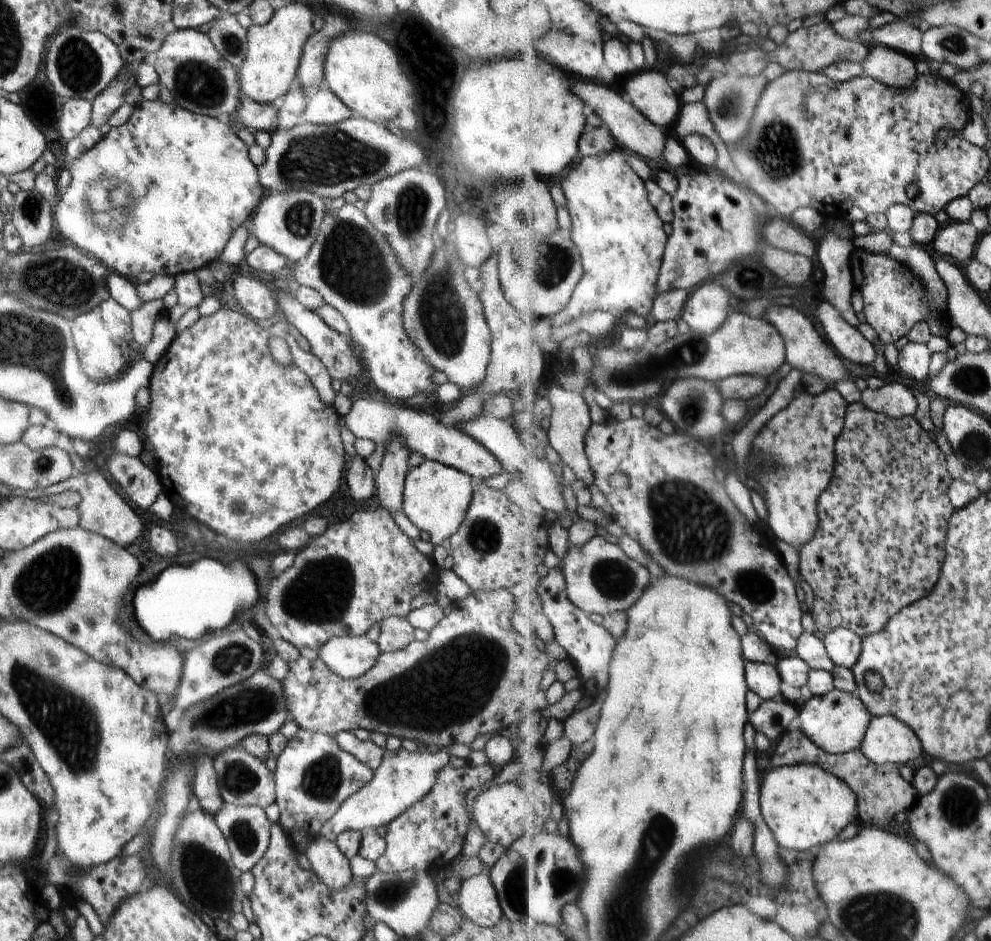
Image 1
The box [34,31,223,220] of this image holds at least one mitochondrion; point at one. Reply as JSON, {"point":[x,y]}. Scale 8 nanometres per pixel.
{"point":[77,65]}

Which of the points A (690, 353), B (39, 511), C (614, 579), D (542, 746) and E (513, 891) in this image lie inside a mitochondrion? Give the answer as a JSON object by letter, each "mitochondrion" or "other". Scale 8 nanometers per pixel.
{"A":"mitochondrion","B":"other","C":"mitochondrion","D":"other","E":"mitochondrion"}

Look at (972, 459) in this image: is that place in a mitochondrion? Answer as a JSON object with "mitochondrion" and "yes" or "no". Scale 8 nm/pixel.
{"mitochondrion":"yes"}

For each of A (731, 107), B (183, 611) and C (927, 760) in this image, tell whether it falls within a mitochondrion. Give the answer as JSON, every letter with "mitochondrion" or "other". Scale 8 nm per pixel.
{"A":"mitochondrion","B":"other","C":"other"}

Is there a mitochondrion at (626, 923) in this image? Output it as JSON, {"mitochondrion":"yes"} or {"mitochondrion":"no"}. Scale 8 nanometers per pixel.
{"mitochondrion":"yes"}

